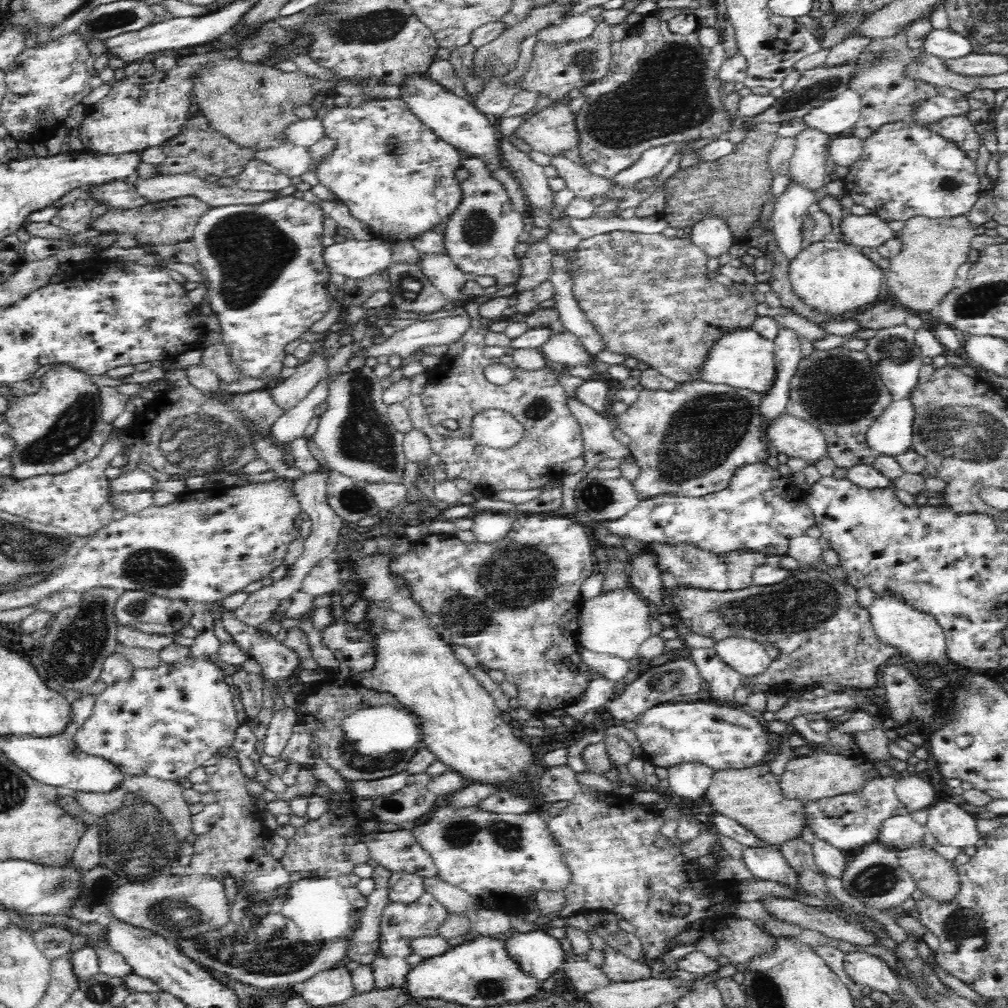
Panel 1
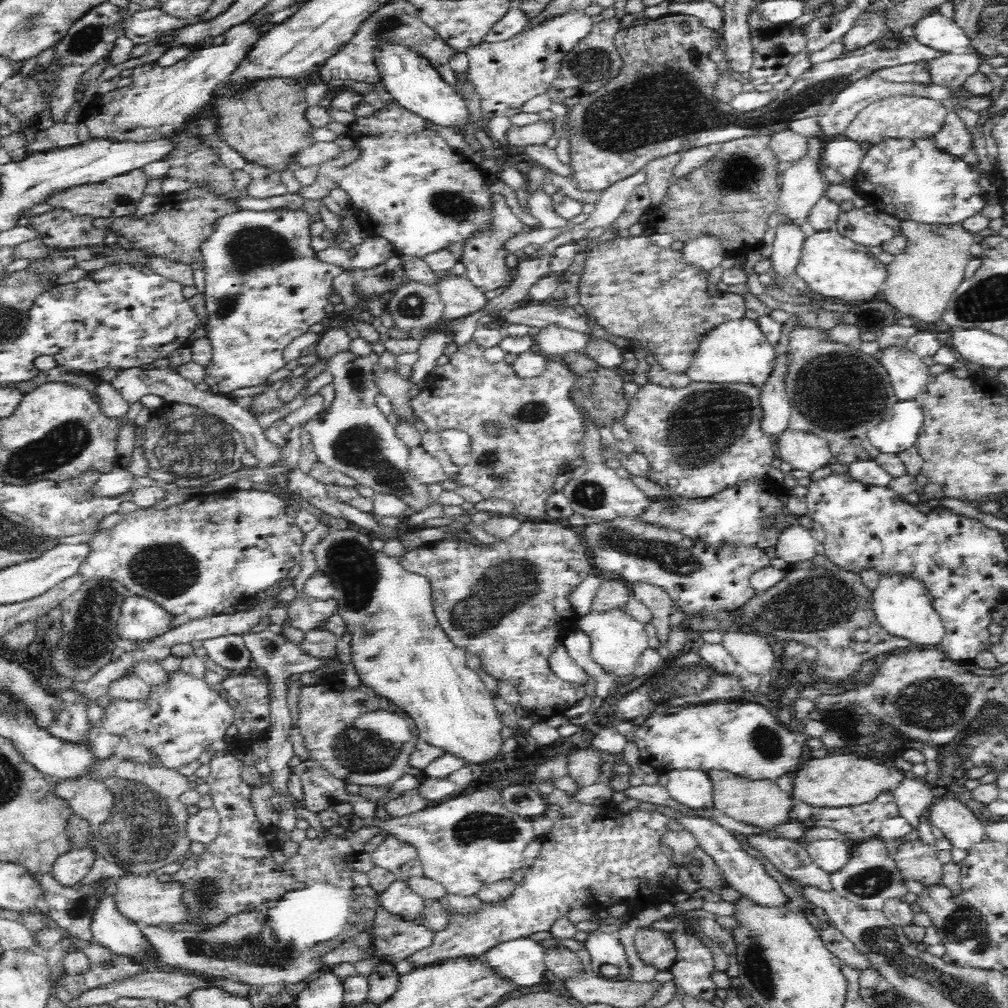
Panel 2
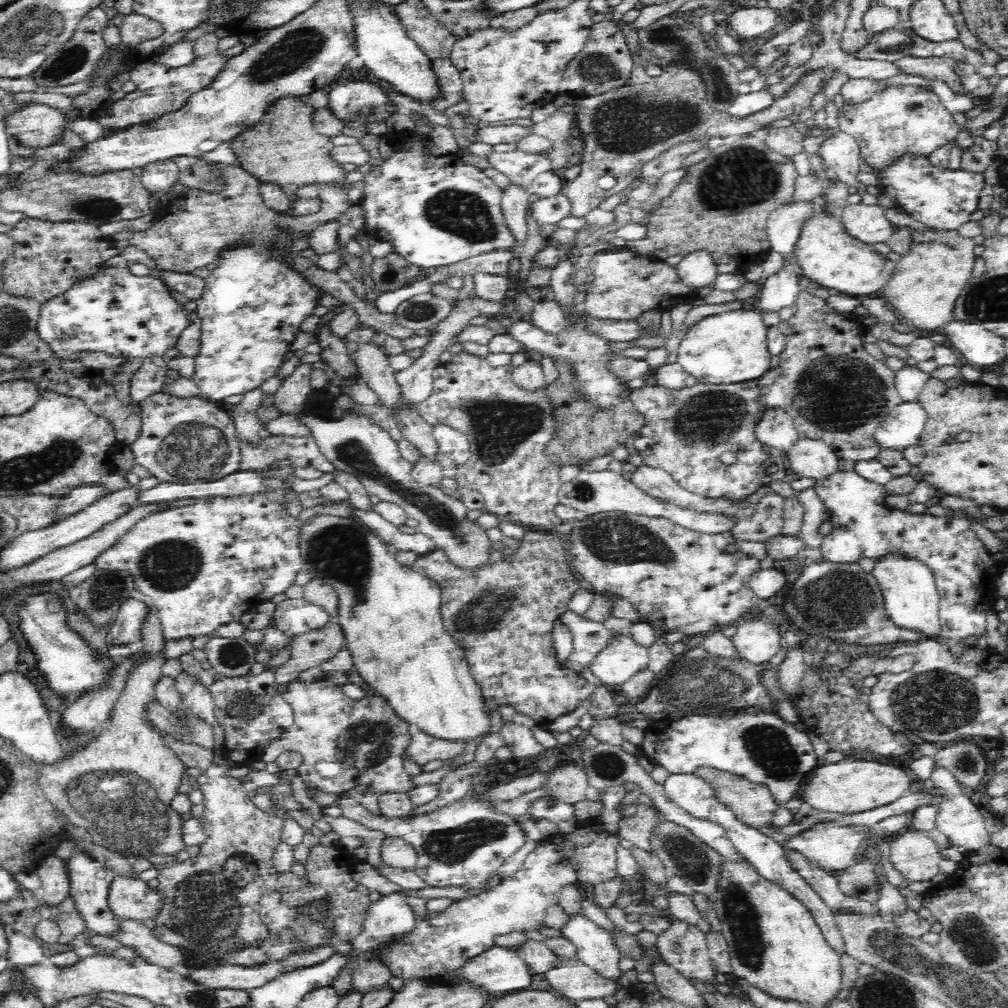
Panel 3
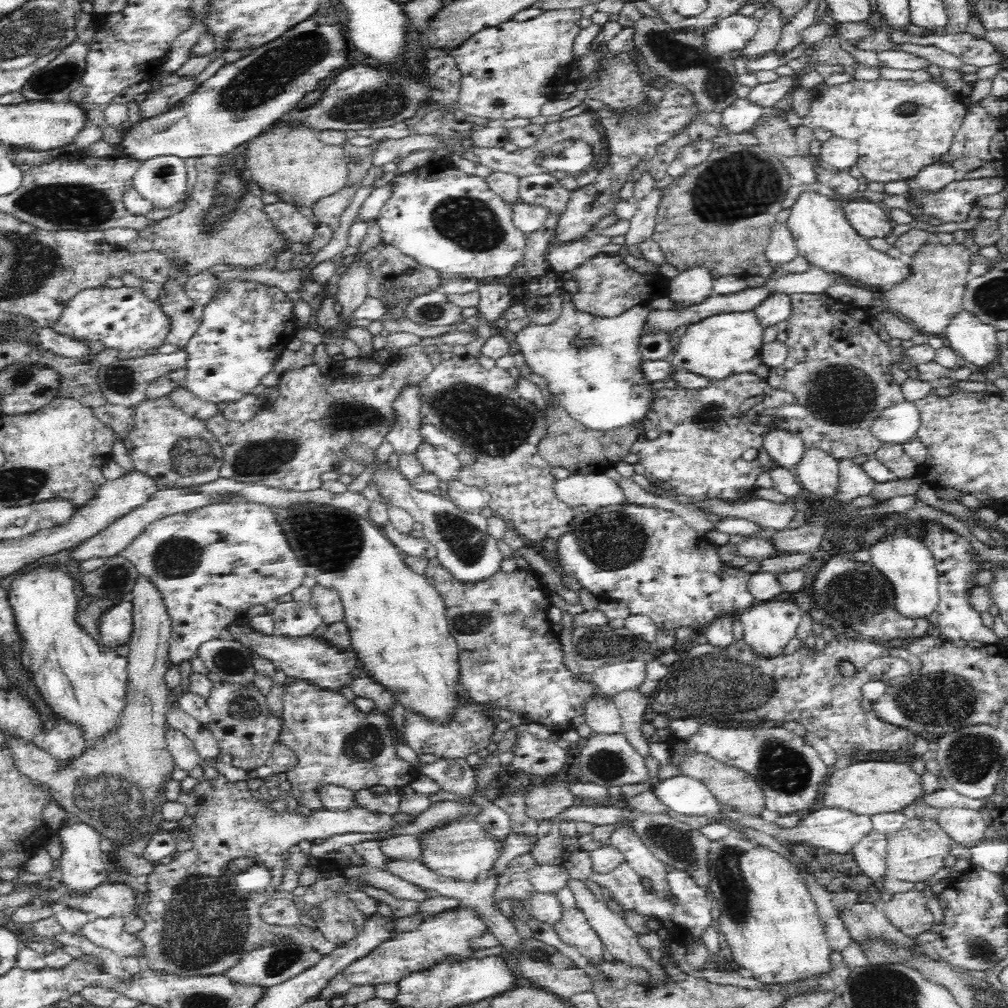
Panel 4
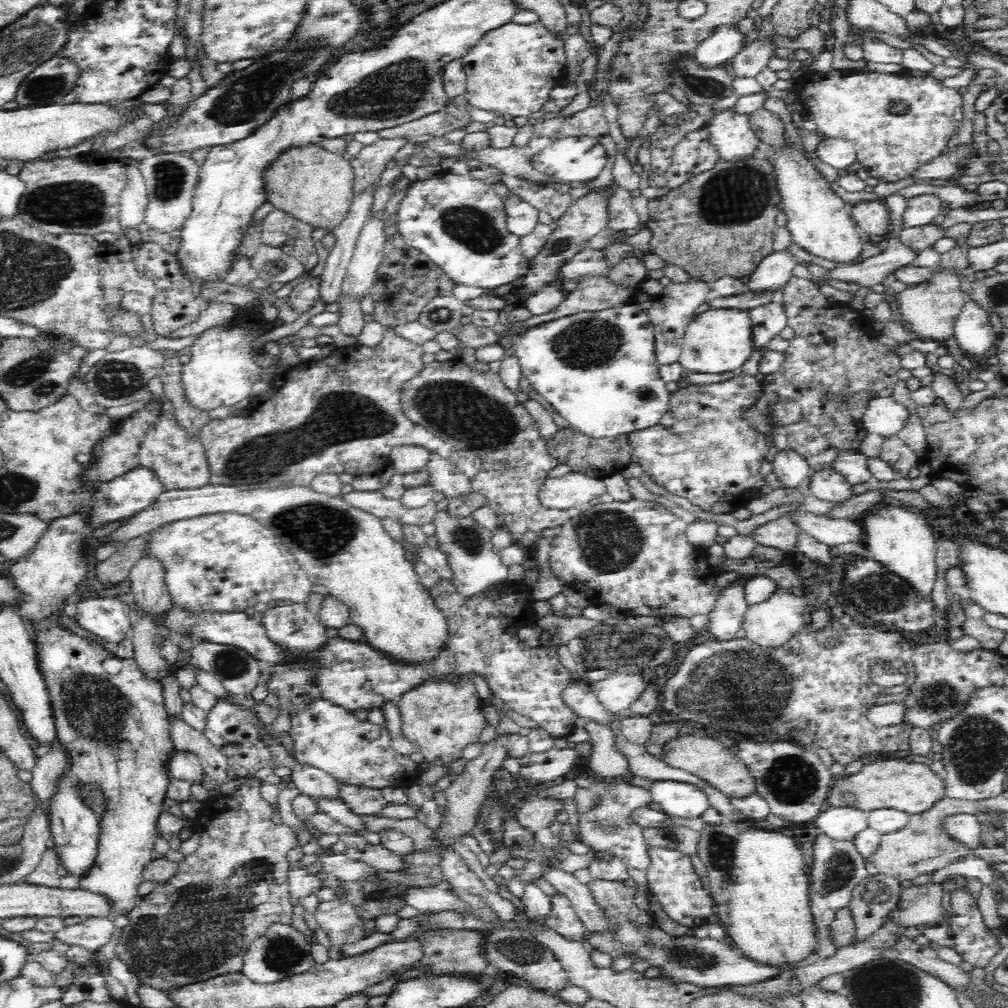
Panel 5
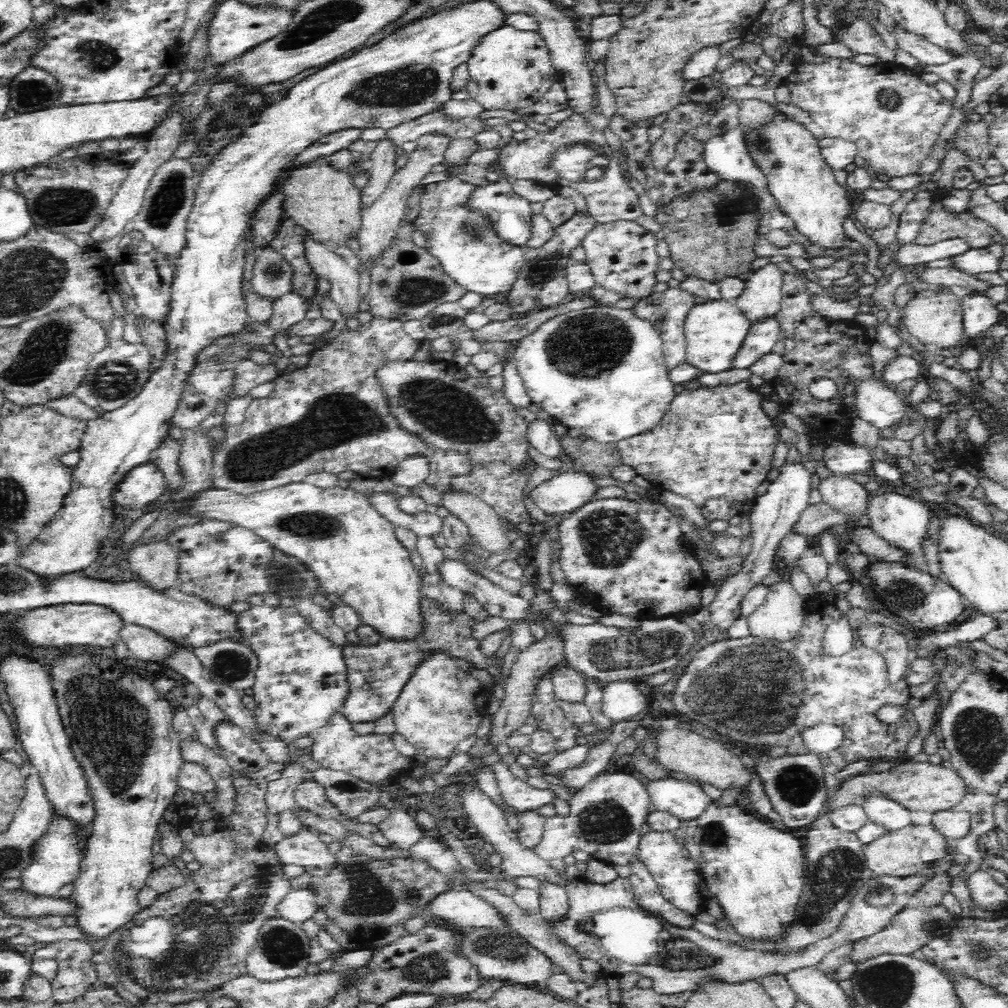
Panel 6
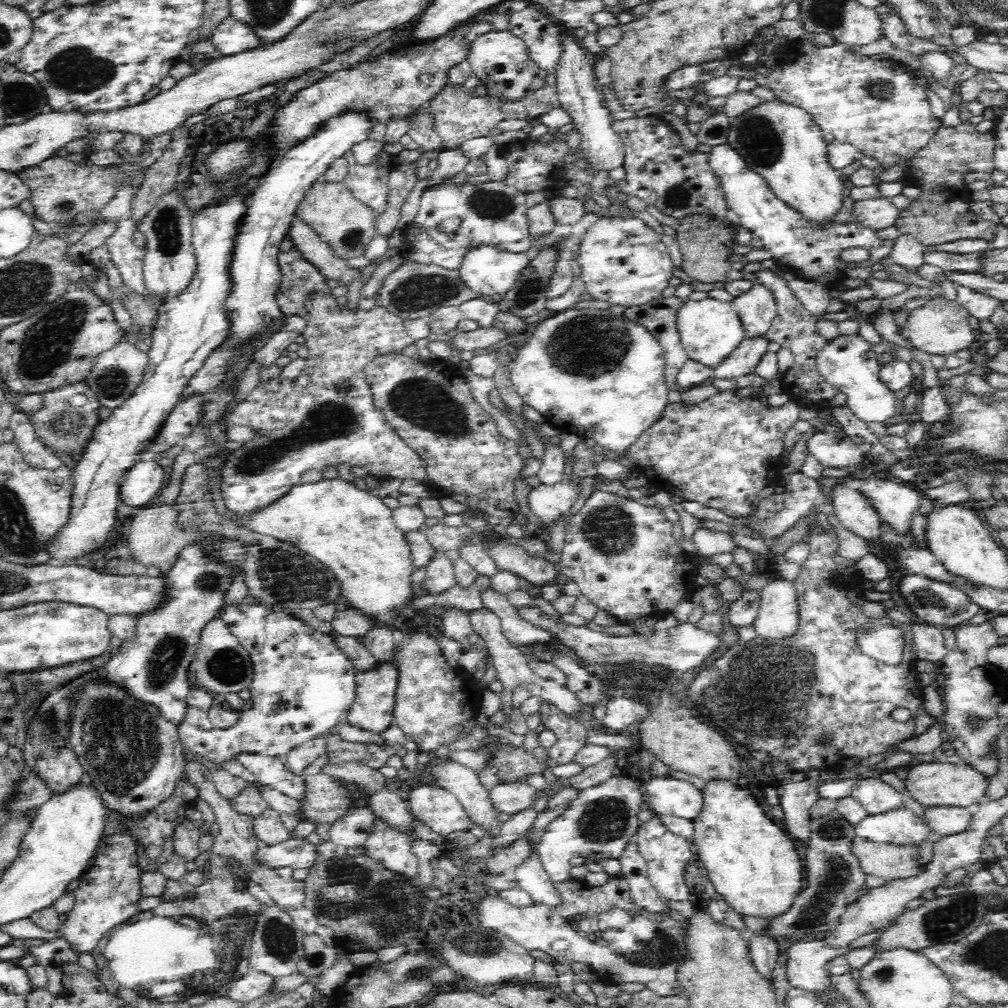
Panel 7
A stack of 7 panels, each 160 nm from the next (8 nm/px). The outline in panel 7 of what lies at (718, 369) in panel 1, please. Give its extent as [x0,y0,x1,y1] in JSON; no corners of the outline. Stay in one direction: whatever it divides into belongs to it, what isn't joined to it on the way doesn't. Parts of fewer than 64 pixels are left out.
[676,298,745,368]

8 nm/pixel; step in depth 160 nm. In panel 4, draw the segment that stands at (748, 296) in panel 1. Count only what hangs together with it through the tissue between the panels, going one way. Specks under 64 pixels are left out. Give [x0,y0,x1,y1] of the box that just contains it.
[566,253,666,316]

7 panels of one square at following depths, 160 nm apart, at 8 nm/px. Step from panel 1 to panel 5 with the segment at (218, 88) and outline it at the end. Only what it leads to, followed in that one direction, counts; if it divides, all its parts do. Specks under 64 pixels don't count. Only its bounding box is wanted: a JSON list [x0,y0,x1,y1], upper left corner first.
[265,145,355,235]

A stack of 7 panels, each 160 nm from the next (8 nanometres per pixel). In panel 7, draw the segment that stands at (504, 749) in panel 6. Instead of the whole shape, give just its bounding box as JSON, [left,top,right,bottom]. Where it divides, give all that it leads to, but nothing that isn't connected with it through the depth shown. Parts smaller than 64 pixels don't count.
[489,781,535,814]

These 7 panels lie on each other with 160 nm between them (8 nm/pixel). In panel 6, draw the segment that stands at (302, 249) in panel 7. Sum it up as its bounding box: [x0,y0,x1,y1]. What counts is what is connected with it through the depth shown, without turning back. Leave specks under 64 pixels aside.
[303,235,361,318]

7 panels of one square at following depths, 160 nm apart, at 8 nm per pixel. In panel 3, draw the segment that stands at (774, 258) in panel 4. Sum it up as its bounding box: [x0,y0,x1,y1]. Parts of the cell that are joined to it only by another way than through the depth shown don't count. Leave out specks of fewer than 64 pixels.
[766,201,813,258]

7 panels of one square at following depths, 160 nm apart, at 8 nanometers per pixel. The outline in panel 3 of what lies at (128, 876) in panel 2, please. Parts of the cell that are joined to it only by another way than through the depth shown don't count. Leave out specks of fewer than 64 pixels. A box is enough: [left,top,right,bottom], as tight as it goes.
[107,875,161,919]

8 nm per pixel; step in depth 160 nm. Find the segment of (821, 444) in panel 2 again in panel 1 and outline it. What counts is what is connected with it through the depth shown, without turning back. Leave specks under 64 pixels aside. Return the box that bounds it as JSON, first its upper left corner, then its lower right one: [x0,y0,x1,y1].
[764,412,828,464]

